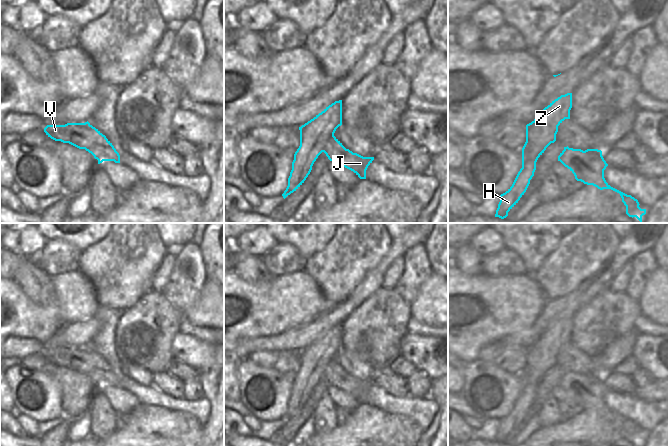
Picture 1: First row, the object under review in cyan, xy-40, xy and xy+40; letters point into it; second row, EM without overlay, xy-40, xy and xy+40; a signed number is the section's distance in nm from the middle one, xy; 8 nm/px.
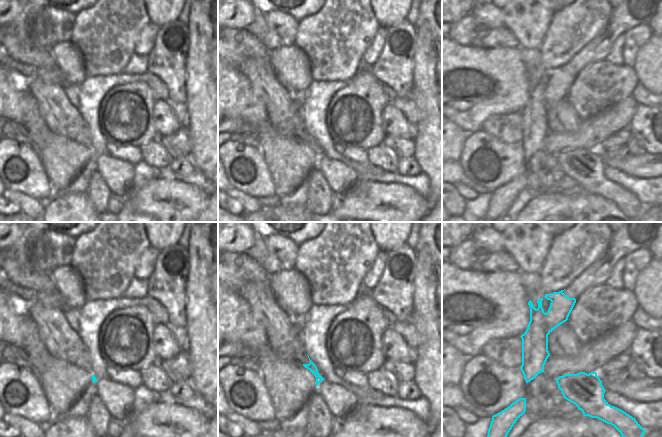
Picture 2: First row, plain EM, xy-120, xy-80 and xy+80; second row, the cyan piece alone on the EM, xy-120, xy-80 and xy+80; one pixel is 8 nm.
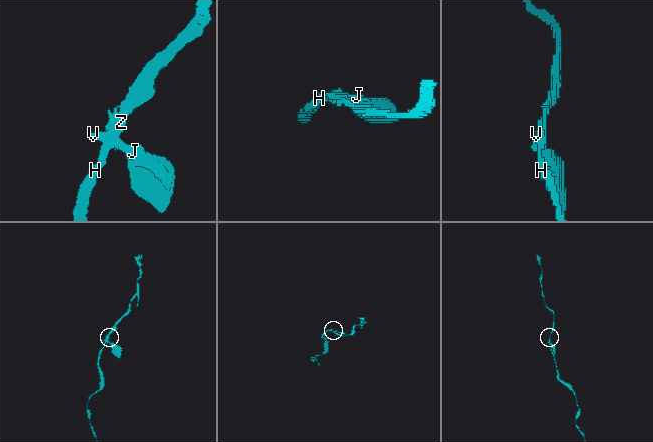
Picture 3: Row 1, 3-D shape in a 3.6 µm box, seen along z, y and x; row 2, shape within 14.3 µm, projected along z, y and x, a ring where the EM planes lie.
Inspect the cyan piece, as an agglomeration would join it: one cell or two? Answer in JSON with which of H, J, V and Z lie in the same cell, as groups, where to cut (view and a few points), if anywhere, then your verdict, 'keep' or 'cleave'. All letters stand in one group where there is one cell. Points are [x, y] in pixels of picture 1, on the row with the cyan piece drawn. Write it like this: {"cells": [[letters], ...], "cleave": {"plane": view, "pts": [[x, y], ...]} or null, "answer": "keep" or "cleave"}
{"cells": [["H", "V", "Z"], ["J"]], "cleave": {"plane": "xy+40", "pts": [[569, 148], [560, 161]]}, "answer": "cleave"}

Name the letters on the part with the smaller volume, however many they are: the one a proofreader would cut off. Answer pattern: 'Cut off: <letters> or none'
Cut off: J

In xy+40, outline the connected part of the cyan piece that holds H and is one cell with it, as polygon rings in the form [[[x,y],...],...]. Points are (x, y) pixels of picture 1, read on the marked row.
[[[572,93],[561,95],[552,101],[542,112],[529,124],[526,125],[526,142],[522,148],[522,168],[518,172],[512,186],[500,195],[500,202],[496,210],[495,217],[504,219],[508,212],[518,203],[520,198],[526,192],[530,180],[536,170],[536,162],[544,153],[546,148],[556,141],[558,126],[565,120],[570,119],[570,110],[572,108]]]

